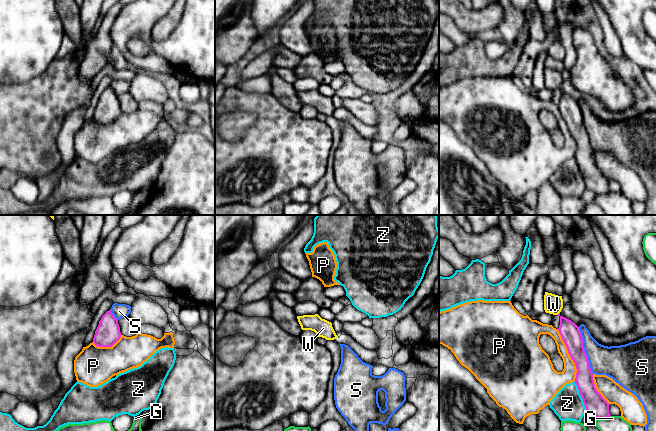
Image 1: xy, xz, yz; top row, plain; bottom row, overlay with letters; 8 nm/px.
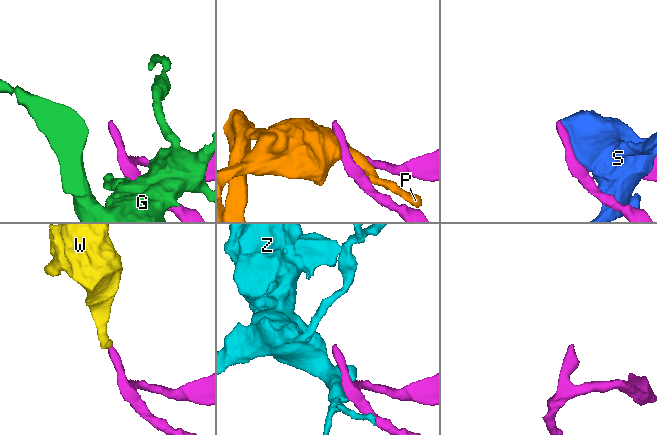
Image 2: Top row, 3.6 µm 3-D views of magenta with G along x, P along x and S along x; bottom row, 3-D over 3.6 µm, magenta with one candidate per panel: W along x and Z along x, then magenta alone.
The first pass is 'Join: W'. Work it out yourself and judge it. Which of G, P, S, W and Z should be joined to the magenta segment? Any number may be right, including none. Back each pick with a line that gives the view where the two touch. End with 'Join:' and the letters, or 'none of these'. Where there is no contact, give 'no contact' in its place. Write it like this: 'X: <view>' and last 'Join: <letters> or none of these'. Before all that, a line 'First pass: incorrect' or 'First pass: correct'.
First pass: correct
W: no contact
Join: W

